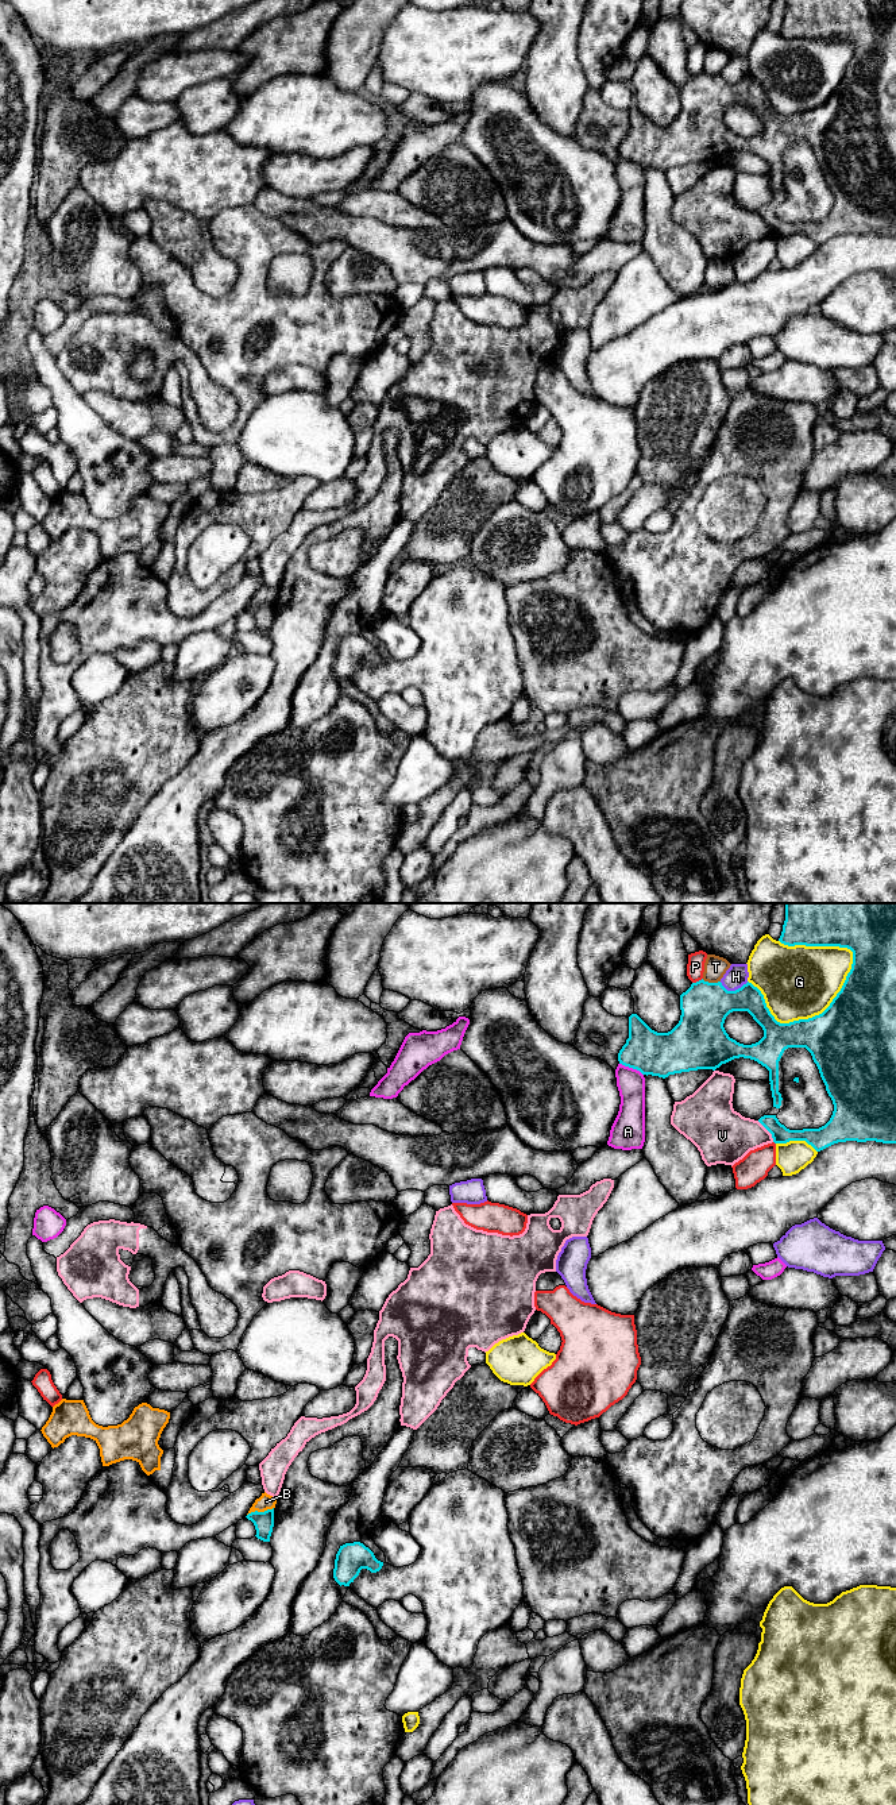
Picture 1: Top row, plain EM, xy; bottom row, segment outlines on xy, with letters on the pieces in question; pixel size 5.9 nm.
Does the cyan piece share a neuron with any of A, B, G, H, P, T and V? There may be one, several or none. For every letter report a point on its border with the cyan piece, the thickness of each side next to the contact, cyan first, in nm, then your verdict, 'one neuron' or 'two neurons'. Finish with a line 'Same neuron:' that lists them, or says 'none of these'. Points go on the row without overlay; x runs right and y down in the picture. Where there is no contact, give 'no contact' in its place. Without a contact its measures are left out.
A: xy (632, 159) | 260/170 nm | two neurons
B: xy (259, 605) | 120/90 nm | two neurons
G: xy (808, 111) | 420/440 nm | two neurons
H: xy (736, 83) | 280/140 nm | two neurons
P: xy (696, 74) | 280/110 nm | two neurons
T: xy (711, 76) | 280/140 nm | two neurons
V: xy (768, 223) | 110/300 nm | two neurons
Same neuron: none of these

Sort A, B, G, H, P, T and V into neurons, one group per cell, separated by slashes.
A / B / G / H / P / T / V

